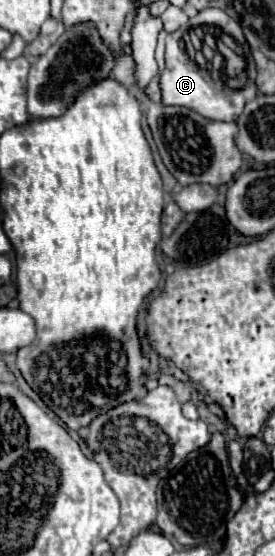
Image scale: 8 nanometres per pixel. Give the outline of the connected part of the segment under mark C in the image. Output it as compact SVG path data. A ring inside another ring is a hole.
M186 26L168 34L166 38L166 68L160 74L160 90L162 90L162 104L170 104L170 106L184 106L184 108L192 108L194 112L200 112L204 118L210 120L226 120L226 122L234 122L240 112L244 110L244 106L254 100L256 96L256 64L254 58L250 54L248 42L244 38L244 50L240 54L238 50L238 58L236 58L236 88L228 88L228 84L224 84L222 88L214 86L214 82L210 80L208 72L204 74L202 68L198 68L198 64L188 58L186 48L184 48L184 34L186 34ZM244 68L244 70L240 70ZM220 90L220 92L216 92Z

